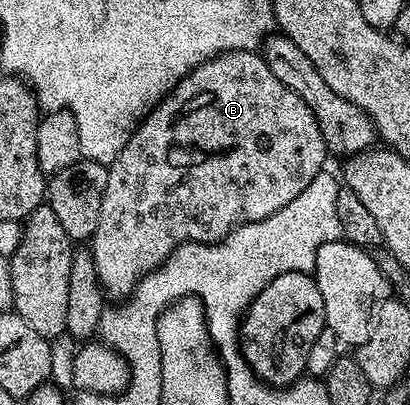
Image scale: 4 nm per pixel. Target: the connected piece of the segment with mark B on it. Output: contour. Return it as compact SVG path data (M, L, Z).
M238 49L234 53L220 53L216 57L211 57L209 61L202 62L191 69L188 76L177 81L167 96L137 124L132 130L126 147L118 151L118 155L108 166L106 191L102 195L102 211L98 215L98 227L90 242L94 267L98 271L98 279L105 294L112 299L126 299L132 293L132 288L147 273L157 269L179 245L185 245L188 241L205 243L220 241L231 229L237 229L239 225L261 221L274 215L274 211L286 207L290 199L302 195L302 191L310 187L310 183L325 168L324 157L328 156L329 152L324 145L322 131L318 131L318 123L310 107L306 107L306 103L302 103L302 99L298 99L298 95L294 95L294 91L290 91L286 83L280 82L274 76L274 71L270 71L270 67L259 52Z

